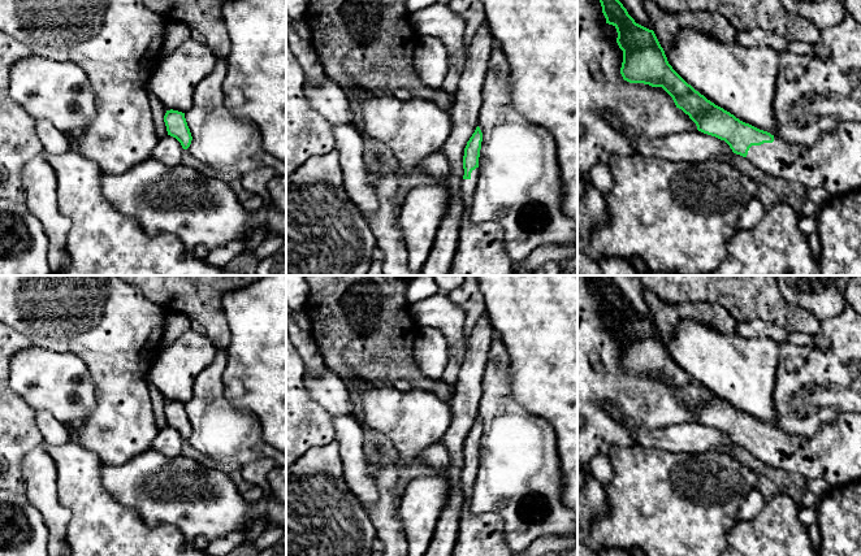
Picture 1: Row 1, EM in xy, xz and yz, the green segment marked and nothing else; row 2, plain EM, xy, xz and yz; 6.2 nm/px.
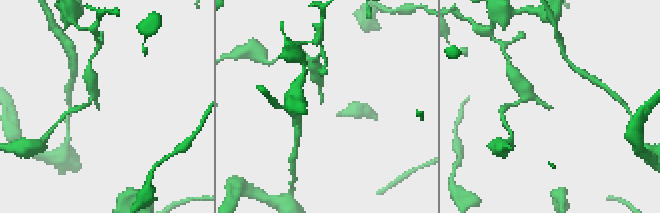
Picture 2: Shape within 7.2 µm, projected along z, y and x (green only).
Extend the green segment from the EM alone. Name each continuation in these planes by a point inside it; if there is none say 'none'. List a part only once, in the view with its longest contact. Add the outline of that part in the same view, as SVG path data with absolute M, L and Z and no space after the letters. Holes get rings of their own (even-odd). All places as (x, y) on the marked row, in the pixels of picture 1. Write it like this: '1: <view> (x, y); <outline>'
1: yz (833, 163); M845 122L808 148L780 138L752 145L747 158L762 173L825 188L830 196L861 190L861 122Z

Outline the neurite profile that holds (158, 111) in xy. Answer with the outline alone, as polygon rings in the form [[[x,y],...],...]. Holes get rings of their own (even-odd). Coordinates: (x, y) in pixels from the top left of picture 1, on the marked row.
[[[148,95],[150,105],[151,105],[151,116],[153,120],[153,126],[156,135],[159,138],[163,138],[168,135],[166,126],[164,122],[164,116],[166,113],[166,109],[164,105],[159,101],[159,99],[155,95]]]

